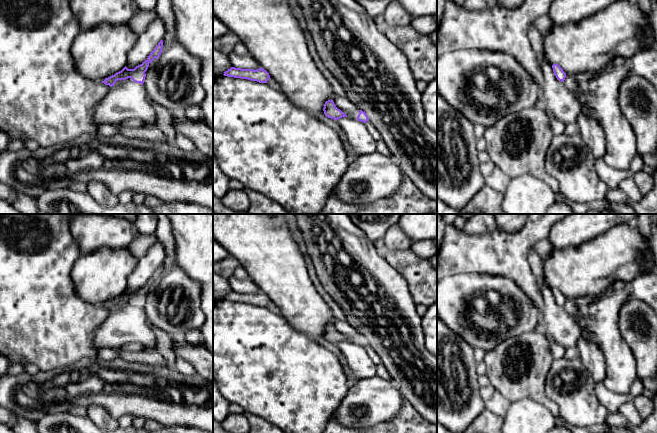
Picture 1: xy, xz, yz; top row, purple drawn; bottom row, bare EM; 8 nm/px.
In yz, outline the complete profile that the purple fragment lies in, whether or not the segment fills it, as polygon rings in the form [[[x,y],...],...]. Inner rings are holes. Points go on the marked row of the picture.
[[[553,64],[552,68],[553,68],[553,72],[556,78],[559,81],[564,82],[566,78],[566,73],[563,71],[563,69],[558,64]]]

